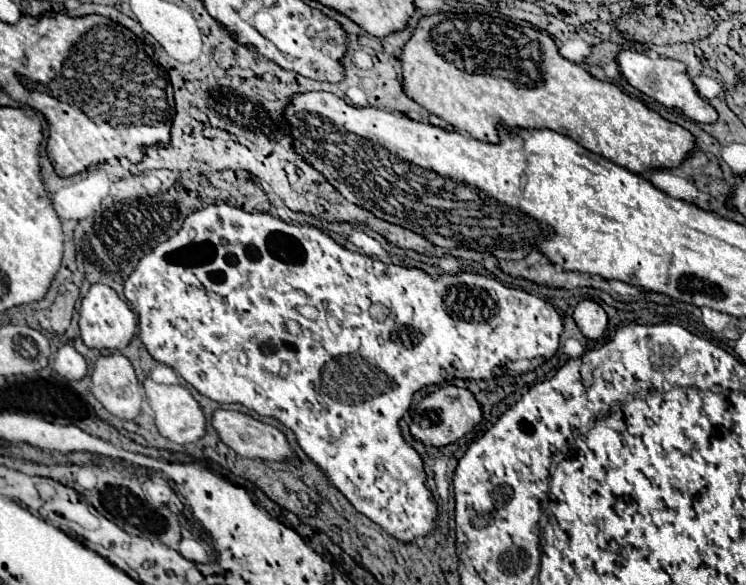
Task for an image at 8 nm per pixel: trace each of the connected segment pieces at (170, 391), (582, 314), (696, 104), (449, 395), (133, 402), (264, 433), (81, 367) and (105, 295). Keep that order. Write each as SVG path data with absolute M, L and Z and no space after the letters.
M152 379L144 381L144 395L156 415L156 425L160 433L174 443L194 443L206 435L206 417L200 409L200 403L192 397L192 393L182 385L160 385Z
M584 299L574 307L574 321L576 325L580 327L582 335L588 337L588 339L600 339L606 331L606 325L608 325L608 315L606 311L590 301L590 299Z
M622 49L616 55L616 63L620 65L620 73L622 77L638 91L642 91L644 95L656 99L658 103L662 103L664 107L676 109L680 111L684 117L696 121L696 123L714 123L718 119L716 109L706 103L694 89L690 77L686 75L686 67L684 63L676 61L676 59L666 59L666 57L648 57L646 53L640 53L636 49Z
M442 385L434 393L422 397L420 403L412 409L410 435L426 447L450 445L456 439L464 437L480 419L482 419L480 405L468 389L460 389L456 385Z
M122 353L102 357L94 363L92 393L112 415L120 419L134 419L144 403L134 367Z
M220 409L212 415L212 425L218 431L220 439L242 457L264 459L264 461L290 461L294 457L294 451L292 451L286 435L280 429L276 429L274 425L268 425L268 423L262 423L242 411Z
M64 345L58 349L54 359L54 369L68 381L78 381L86 375L86 359L72 347Z
M94 283L88 293L82 299L80 305L80 337L82 341L97 350L118 351L122 347L126 347L132 337L136 335L136 327L138 327L138 319L134 315L134 311L116 295L116 291L104 283Z

